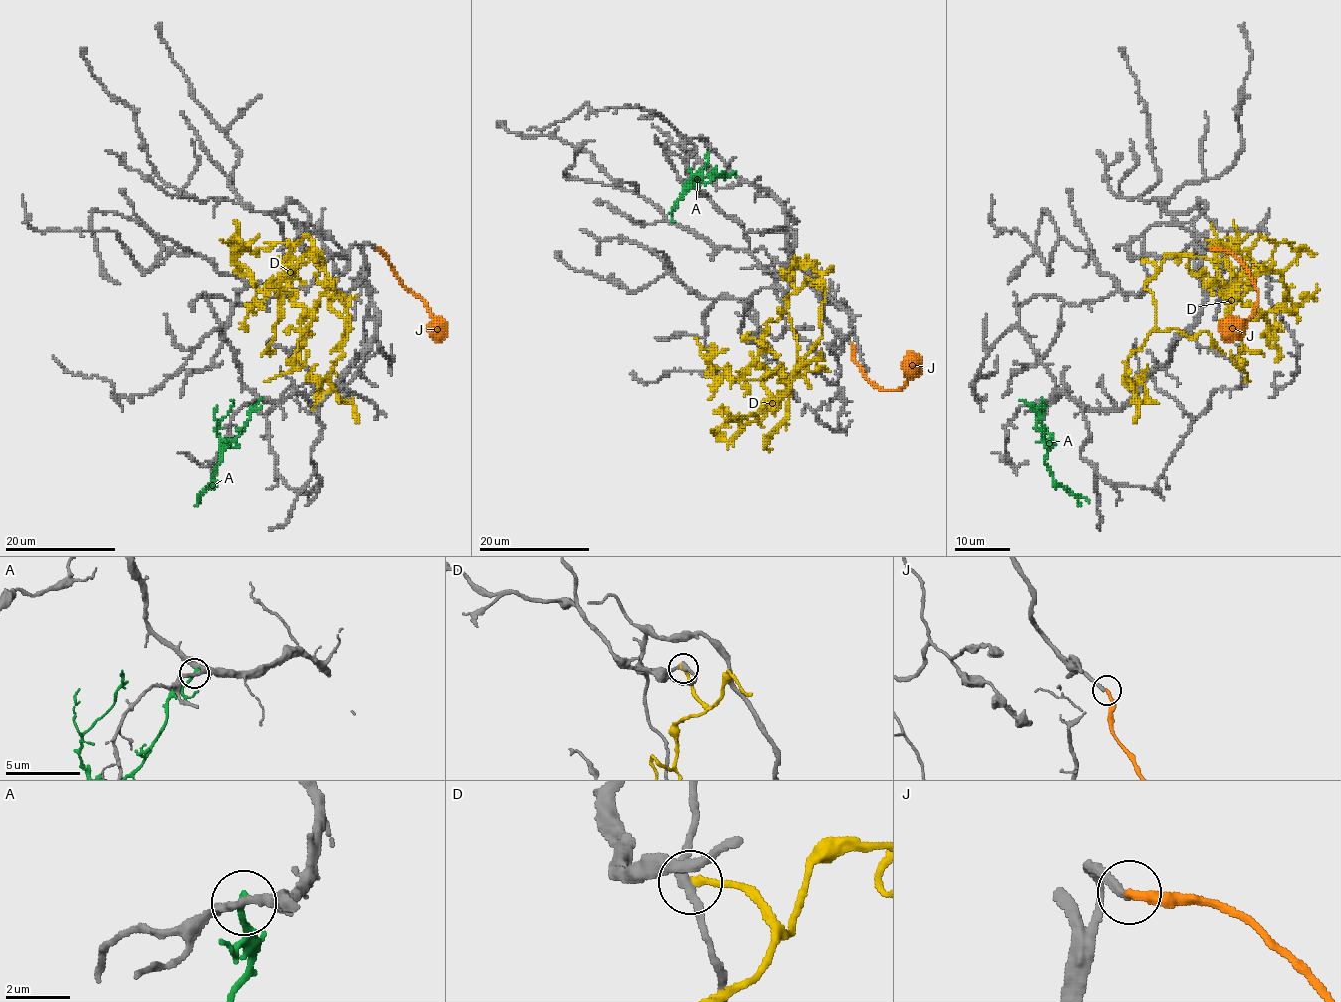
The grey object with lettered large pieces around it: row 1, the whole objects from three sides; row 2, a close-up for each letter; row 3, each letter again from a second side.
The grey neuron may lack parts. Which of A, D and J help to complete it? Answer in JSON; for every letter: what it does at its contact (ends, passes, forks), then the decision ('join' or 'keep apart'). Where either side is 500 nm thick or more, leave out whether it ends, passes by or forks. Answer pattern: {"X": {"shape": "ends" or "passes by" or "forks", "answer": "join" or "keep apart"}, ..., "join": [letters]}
{"A": {"shape": "ends", "answer": "keep apart"}, "D": {"shape": "ends", "answer": "keep apart"}, "J": {"shape": "ends", "answer": "join"}, "join": ["J"]}

